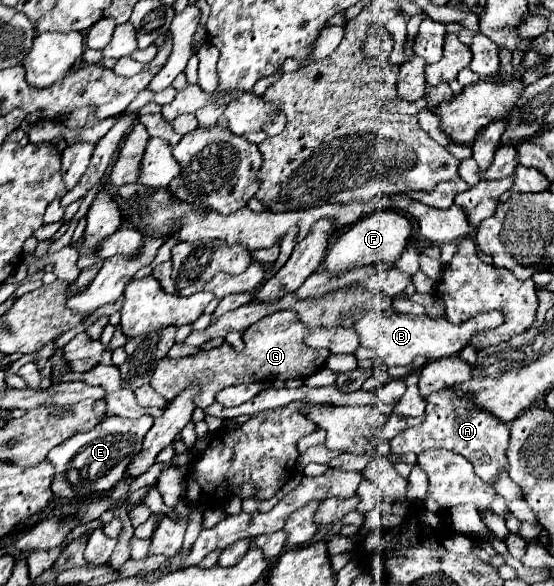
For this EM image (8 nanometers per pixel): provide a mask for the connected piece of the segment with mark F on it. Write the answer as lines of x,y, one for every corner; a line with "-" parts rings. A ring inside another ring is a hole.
378,210
372,212
368,218
362,218
360,222
348,226
348,232
342,232
336,242
328,248
328,254
324,258
324,266
328,272
346,272
356,266
376,264
376,262
390,262
394,264
396,258
404,252
408,240
412,234
410,220
394,210

